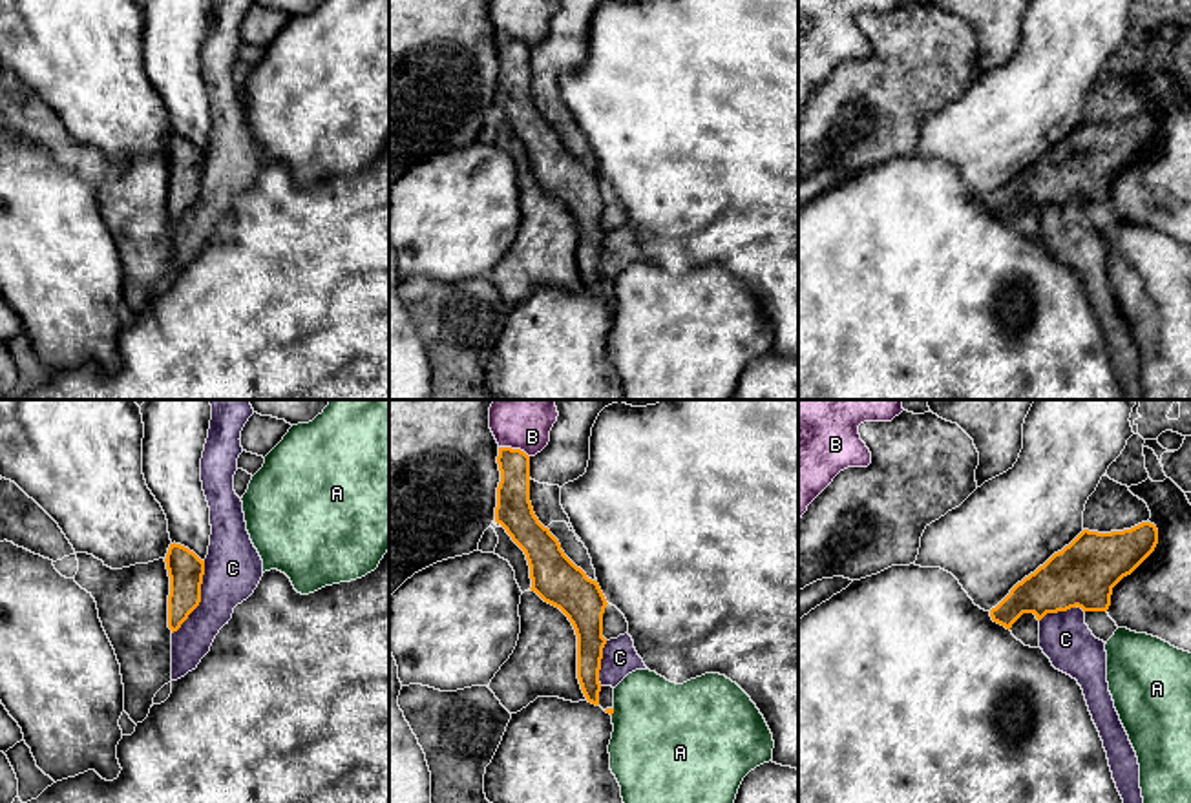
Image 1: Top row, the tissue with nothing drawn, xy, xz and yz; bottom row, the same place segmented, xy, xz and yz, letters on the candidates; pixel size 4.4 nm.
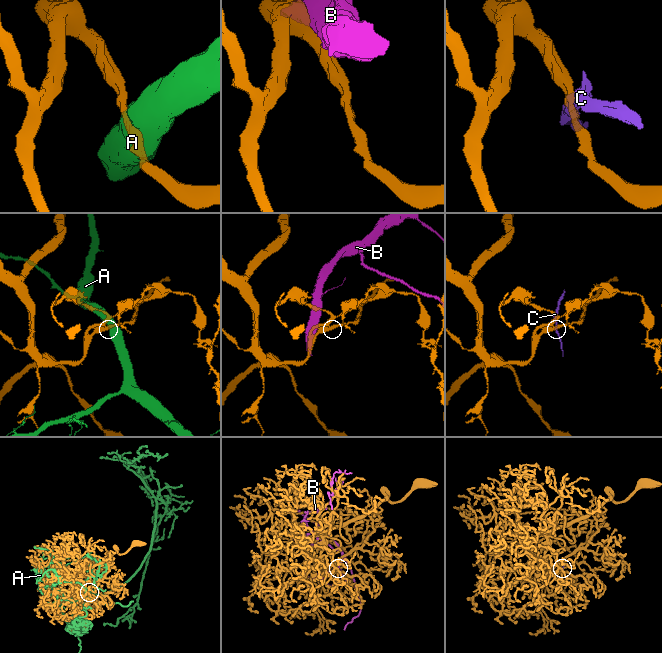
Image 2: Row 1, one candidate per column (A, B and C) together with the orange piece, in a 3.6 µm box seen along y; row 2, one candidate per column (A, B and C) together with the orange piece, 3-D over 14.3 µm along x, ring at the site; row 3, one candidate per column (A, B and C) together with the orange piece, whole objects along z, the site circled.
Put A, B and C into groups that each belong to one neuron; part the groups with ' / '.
A / B / C

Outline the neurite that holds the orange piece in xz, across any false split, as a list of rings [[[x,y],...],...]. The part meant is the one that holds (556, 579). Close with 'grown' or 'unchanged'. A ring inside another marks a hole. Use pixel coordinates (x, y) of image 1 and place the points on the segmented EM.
[[[499,447],[501,482],[497,487],[495,522],[524,551],[532,591],[559,608],[577,635],[577,679],[588,703],[599,704],[599,670],[603,648],[603,613],[606,599],[561,549],[559,540],[544,527],[530,502],[530,456],[521,449]]]; unchanged

